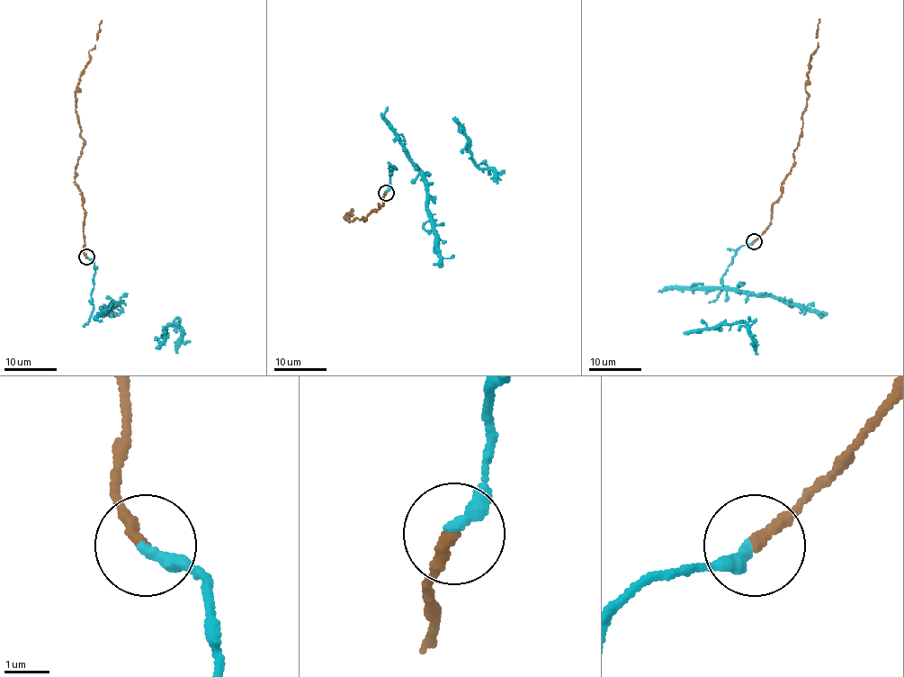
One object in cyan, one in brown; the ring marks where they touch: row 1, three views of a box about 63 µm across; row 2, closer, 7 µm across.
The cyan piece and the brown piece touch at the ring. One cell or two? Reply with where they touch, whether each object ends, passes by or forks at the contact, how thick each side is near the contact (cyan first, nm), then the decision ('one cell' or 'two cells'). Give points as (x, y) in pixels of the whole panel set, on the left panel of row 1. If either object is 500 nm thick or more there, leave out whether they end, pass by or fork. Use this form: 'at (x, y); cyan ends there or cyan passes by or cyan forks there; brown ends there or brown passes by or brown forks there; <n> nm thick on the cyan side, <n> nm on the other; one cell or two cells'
at (86, 257); cyan ends there; brown ends there; 320 nm thick on the cyan side, 280 nm on the other; one cell

